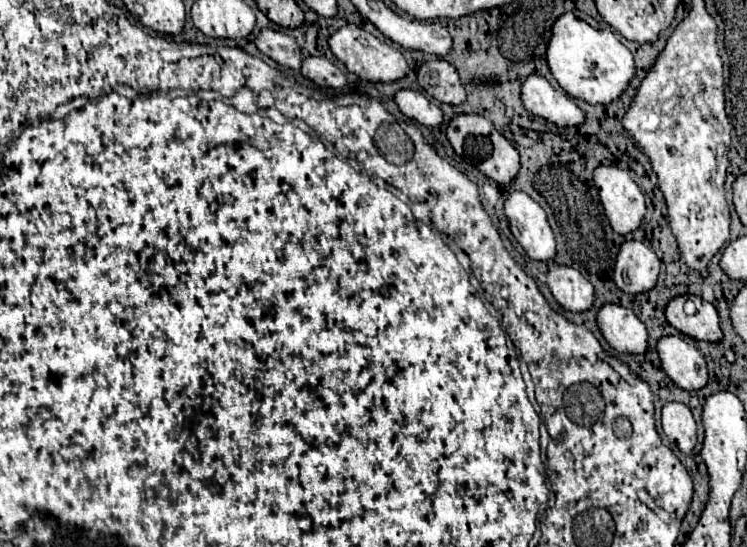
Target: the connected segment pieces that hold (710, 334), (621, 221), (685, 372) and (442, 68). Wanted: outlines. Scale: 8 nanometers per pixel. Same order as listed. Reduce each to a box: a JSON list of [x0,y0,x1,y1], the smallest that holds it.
[[665,295,723,341],[593,165,645,235],[657,335,707,389],[417,59,465,105]]

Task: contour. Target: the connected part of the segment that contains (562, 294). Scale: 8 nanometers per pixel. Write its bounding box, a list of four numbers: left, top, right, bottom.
[547,263,595,313]

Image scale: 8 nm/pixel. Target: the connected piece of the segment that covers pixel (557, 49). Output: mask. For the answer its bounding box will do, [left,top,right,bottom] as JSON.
[545,9,635,105]

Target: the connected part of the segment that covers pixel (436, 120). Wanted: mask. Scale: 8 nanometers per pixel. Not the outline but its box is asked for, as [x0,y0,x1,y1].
[395,89,443,127]

